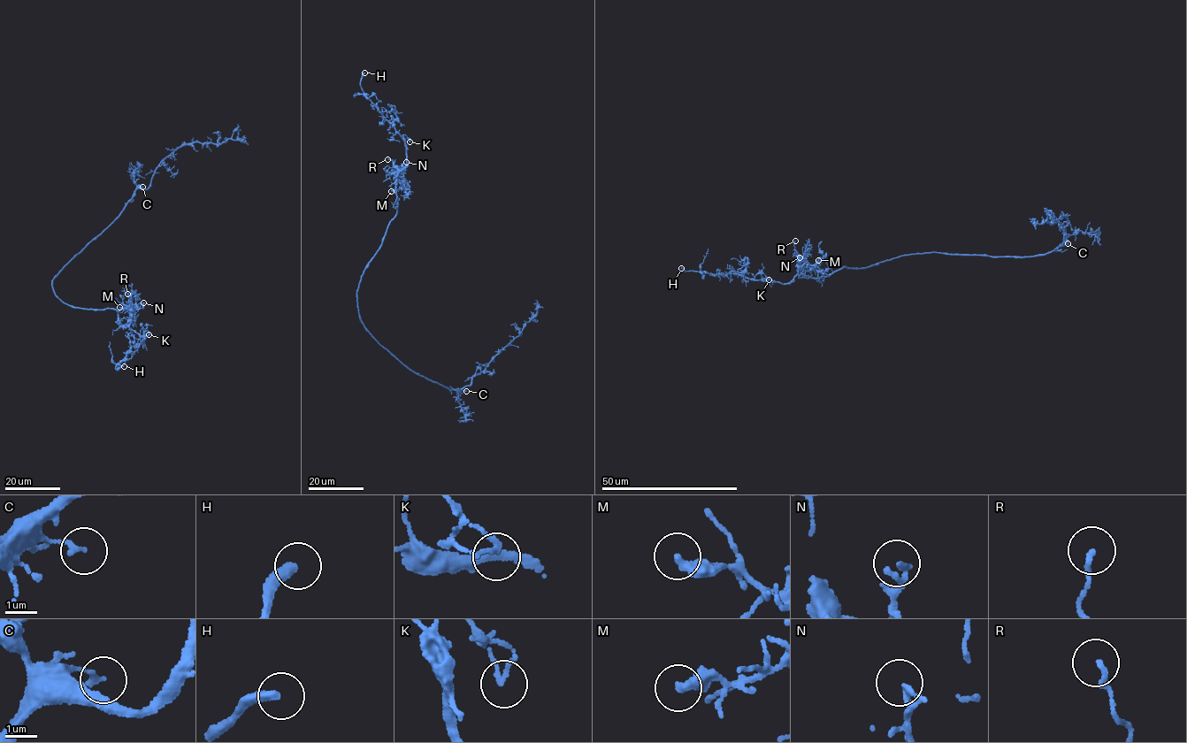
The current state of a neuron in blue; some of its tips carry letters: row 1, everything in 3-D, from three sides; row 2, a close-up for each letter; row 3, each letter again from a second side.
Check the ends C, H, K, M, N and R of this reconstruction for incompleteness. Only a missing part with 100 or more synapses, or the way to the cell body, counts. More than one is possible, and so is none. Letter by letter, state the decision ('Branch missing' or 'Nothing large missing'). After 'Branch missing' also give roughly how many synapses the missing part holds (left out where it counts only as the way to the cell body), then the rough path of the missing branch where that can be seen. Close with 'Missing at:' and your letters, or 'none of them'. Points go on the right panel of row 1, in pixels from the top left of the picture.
C: Nothing large missing
H: Branch missing. Course of what is missing: (681, 268), (688, 275), (691, 265), (673, 259), (670, 255)
K: Nothing large missing
M: Nothing large missing
N: Nothing large missing
R: Nothing large missing
Missing at: H

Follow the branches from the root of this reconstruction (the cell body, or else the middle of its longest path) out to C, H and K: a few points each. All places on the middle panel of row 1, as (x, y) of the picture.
C: (363, 324), (375, 340), (411, 370), (450, 389), (466, 391)
H: (363, 324), (358, 283), (395, 216), (395, 182), (407, 156), (405, 140), (363, 92), (360, 80), (364, 72)
K: (363, 324), (358, 308), (358, 283), (395, 216), (395, 182), (398, 172), (406, 164), (402, 134), (409, 141)

